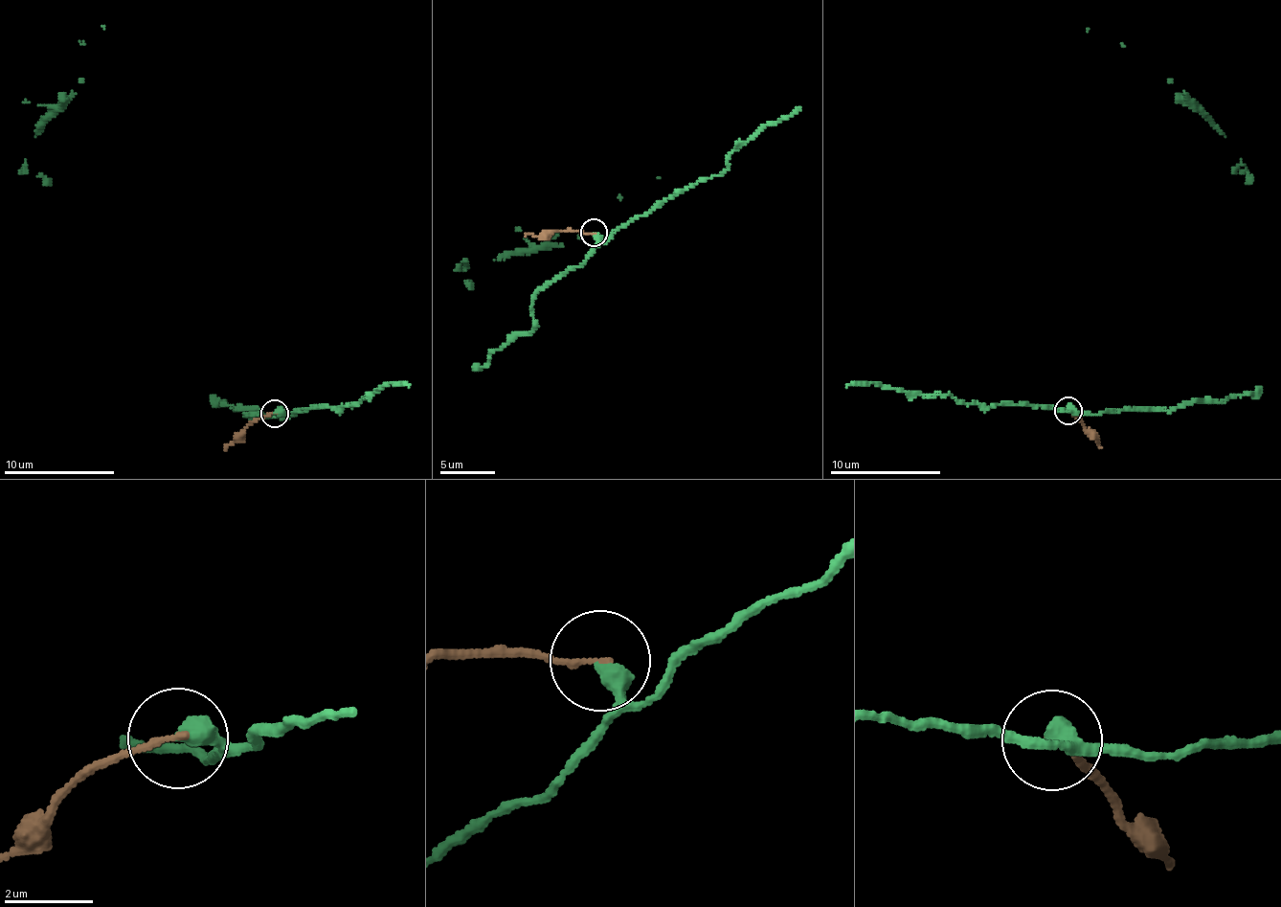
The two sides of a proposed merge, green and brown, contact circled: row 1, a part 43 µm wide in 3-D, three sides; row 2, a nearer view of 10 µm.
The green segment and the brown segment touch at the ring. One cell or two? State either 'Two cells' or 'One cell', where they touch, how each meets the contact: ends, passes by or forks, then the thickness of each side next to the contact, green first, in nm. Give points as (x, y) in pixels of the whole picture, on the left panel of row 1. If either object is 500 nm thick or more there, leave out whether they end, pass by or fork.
Two cells. Place: (275, 414). At the ring green ends. At the ring brown ends. Thickness 440 nm (green) against 130 nm

